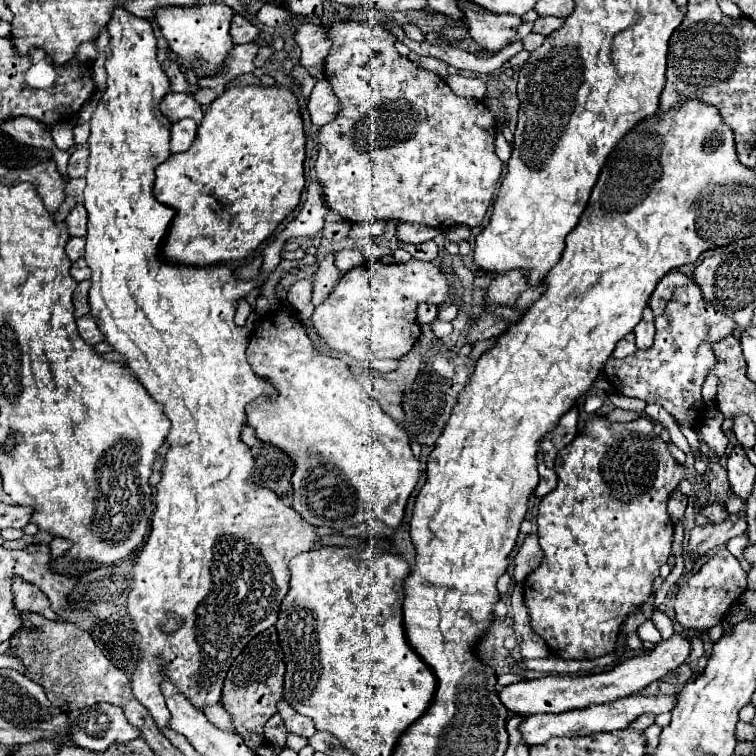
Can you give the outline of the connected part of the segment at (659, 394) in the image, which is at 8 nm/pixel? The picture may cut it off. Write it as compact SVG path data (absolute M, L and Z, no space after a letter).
M676 270L658 282L648 306L652 308L656 324L654 346L648 350L636 350L636 354L622 360L610 358L604 364L604 374L618 394L640 398L644 402L656 402L668 414L678 418L682 426L692 428L702 420L704 402L700 390L710 368L716 364L710 344L712 340L716 342L716 338L730 336L734 322L724 312L708 306L696 282Z

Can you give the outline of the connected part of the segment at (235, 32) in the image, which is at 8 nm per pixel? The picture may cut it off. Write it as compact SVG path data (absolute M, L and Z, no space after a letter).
M236 14L232 18L230 24L230 36L234 44L246 44L246 42L254 42L258 38L258 28L254 24L250 24L244 16Z

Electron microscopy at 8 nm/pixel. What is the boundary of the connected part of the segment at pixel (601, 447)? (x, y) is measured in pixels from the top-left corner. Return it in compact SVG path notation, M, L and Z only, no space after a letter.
M592 416L582 434L578 434L568 446L564 446L558 456L556 456L556 474L558 474L558 486L546 494L540 504L538 504L538 516L536 516L536 534L538 534L538 542L540 548L544 550L544 562L526 578L524 584L524 602L530 610L530 626L532 630L546 642L550 654L560 656L564 660L594 660L606 654L612 654L616 650L616 640L618 640L618 632L622 622L626 620L626 616L630 612L634 612L642 602L646 602L652 594L652 582L658 576L658 570L662 564L668 562L670 558L670 546L672 546L672 520L666 512L666 502L672 490L678 488L678 484L686 478L686 468L682 464L678 464L666 444L662 442L660 436L654 434L654 424L648 416L642 416L638 420L632 422L610 422L604 416Z

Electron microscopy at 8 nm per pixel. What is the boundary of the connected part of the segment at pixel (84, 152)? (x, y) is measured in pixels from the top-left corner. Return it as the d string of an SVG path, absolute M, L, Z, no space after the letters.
M80 146L72 156L68 164L68 176L70 178L84 178L88 170L88 148Z

